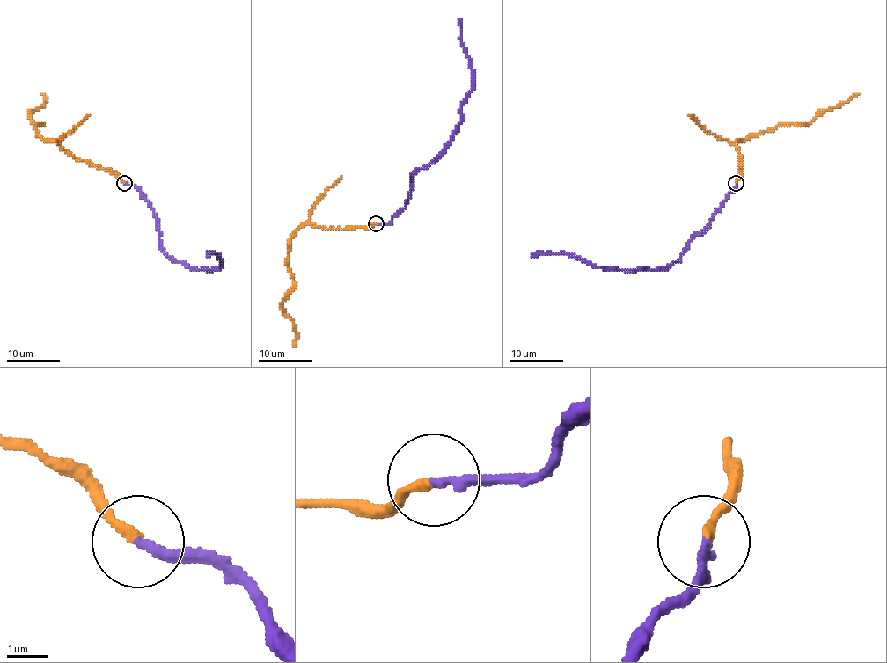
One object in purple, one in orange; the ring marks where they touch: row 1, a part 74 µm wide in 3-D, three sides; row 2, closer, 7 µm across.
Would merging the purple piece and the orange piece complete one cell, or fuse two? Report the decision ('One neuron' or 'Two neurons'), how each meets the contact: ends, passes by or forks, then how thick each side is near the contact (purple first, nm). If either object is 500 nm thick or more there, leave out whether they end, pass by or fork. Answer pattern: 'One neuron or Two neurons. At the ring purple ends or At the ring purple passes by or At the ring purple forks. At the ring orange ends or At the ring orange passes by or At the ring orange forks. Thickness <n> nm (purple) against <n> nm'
One neuron. At the ring purple ends. At the ring orange ends. Thickness 240 nm (purple) against 240 nm

